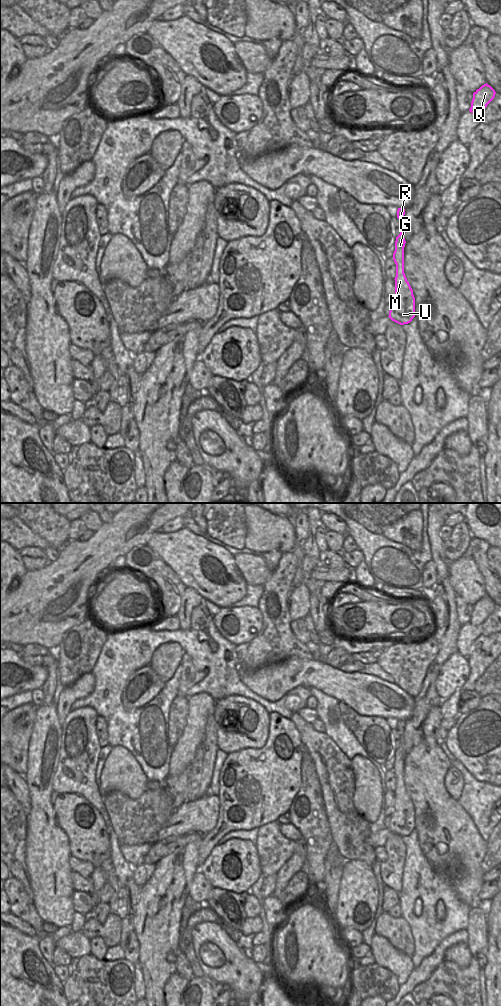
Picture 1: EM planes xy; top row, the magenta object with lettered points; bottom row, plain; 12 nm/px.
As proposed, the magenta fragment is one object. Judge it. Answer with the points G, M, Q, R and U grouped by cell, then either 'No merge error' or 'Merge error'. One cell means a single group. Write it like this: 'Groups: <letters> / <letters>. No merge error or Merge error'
Groups: G M Q R U. No merge error

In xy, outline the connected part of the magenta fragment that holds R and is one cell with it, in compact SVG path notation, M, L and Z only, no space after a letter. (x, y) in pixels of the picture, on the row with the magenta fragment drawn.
M398 208L397 218L400 221L400 234L396 237L393 260L396 264L395 299L390 303L389 318L400 324L408 324L415 317L415 297L413 290L404 273L404 247L403 233L405 209Z

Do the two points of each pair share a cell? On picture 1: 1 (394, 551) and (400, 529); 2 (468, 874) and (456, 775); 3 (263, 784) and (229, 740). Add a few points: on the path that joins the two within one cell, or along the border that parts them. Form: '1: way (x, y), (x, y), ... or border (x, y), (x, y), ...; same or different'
1: border (381, 534), (419, 551); different
2: border (443, 779), (446, 791), (457, 801); different
3: border (260, 748), (243, 748), (228, 754); different

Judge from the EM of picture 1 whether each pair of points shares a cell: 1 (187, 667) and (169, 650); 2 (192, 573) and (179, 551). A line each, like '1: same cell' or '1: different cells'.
1: different cells
2: same cell

